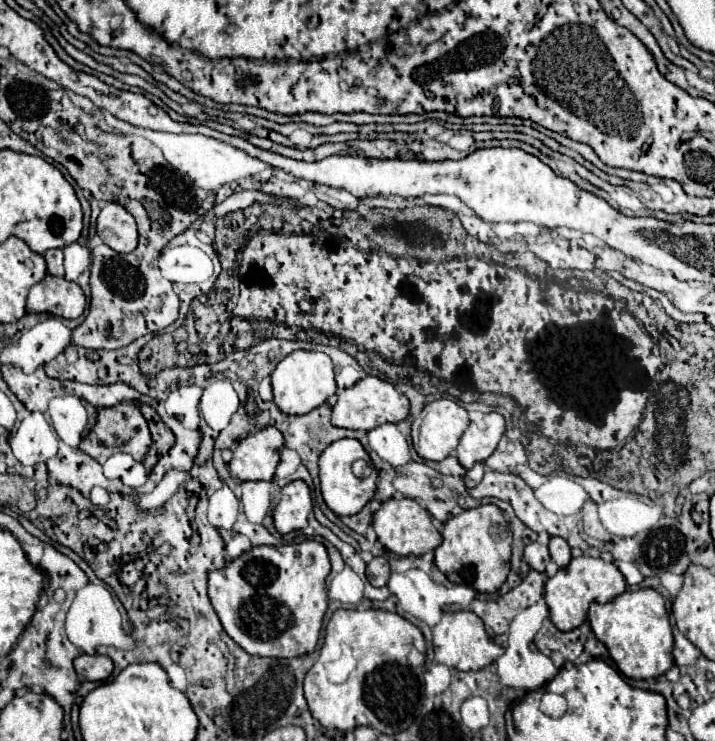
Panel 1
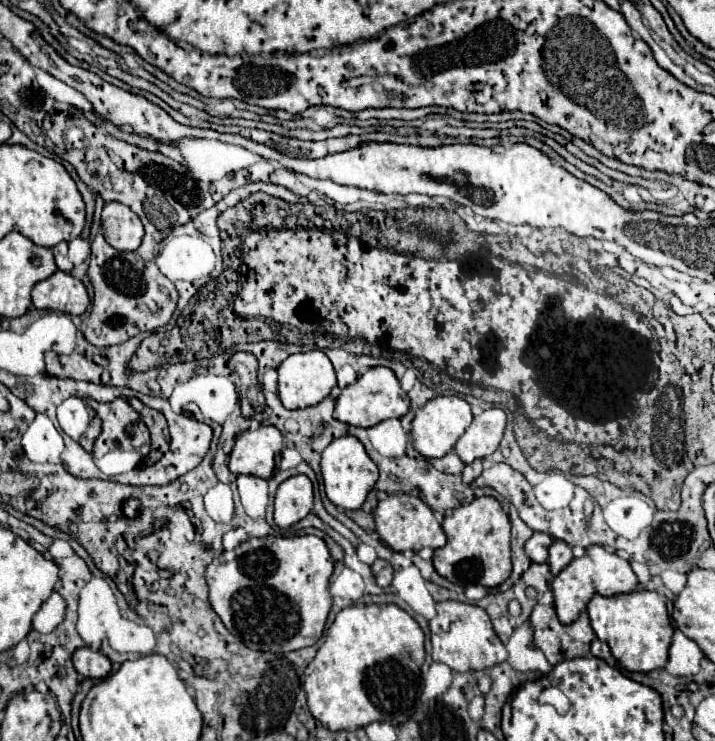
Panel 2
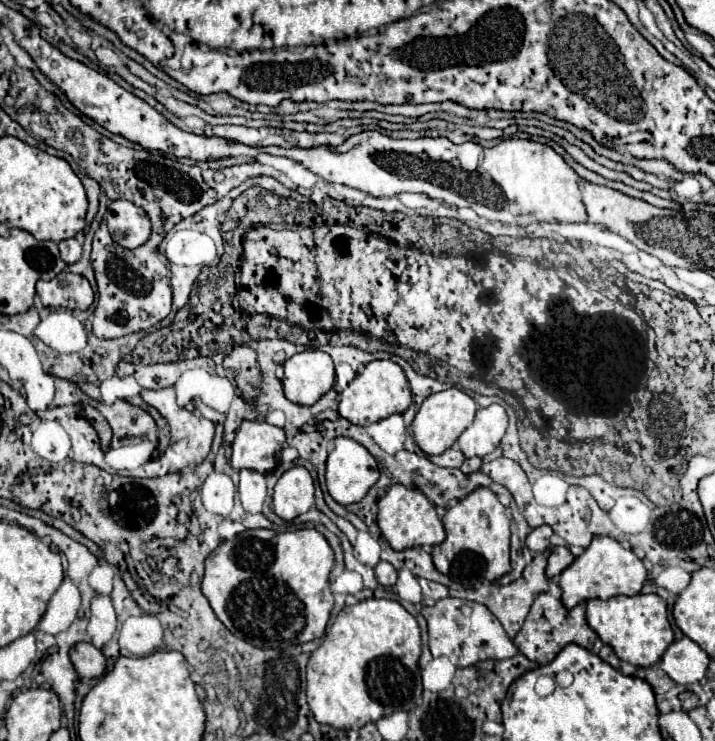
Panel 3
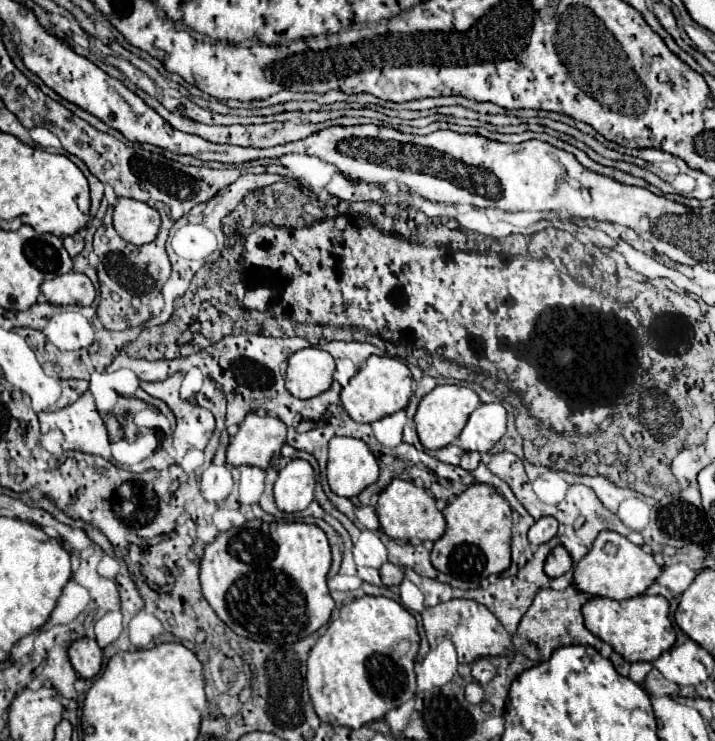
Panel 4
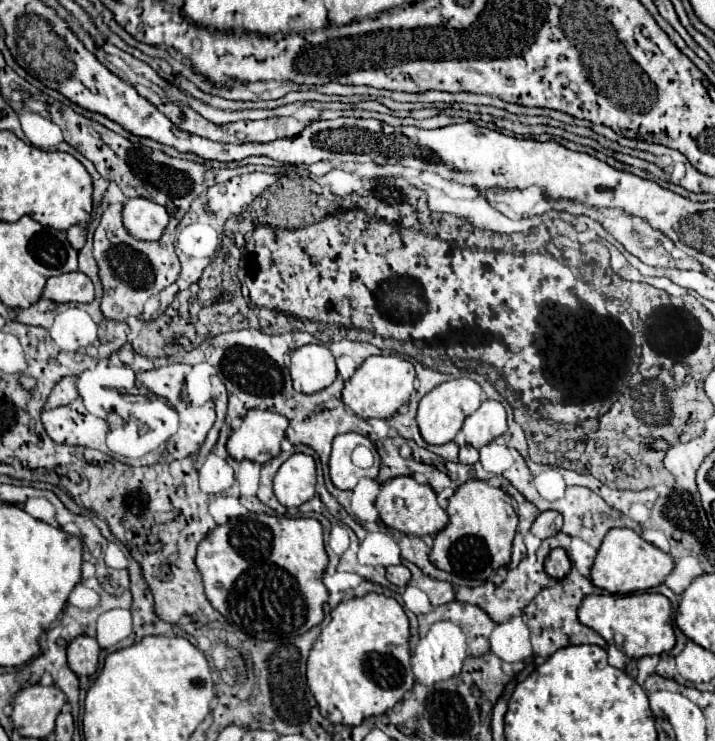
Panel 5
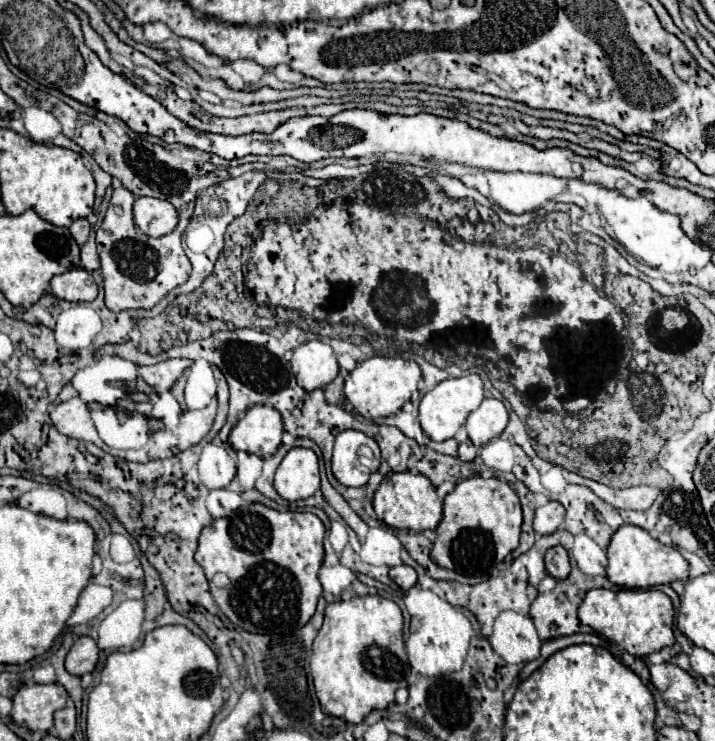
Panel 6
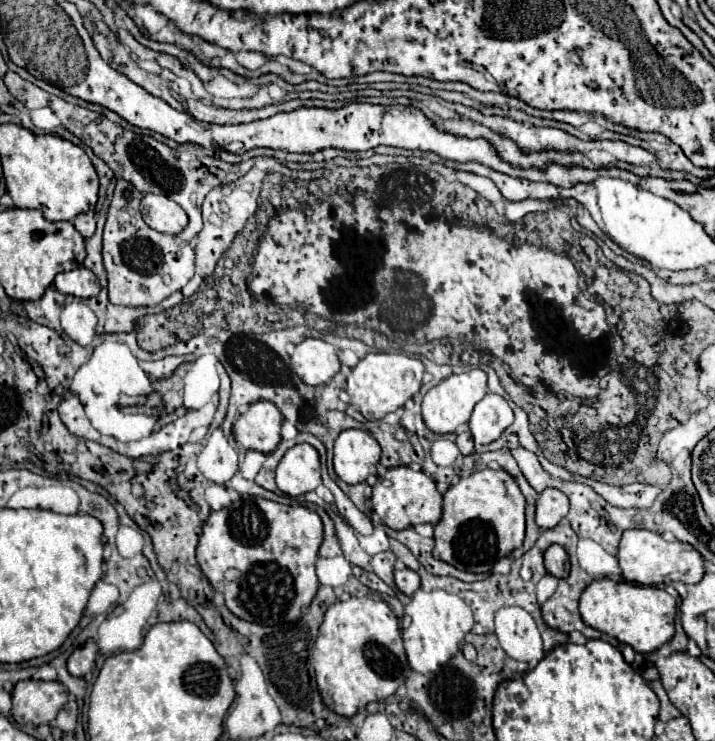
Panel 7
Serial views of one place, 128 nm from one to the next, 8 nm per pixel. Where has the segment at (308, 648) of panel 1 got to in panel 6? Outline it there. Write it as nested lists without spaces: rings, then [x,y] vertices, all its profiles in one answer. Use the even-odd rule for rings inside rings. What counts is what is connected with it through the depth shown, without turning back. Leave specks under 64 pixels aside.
[[[252,502],[236,510],[232,516],[218,518],[206,526],[198,540],[196,562],[204,568],[208,580],[216,572],[224,572],[230,578],[230,584],[218,588],[212,584],[212,596],[218,602],[220,610],[232,620],[232,624],[260,634],[286,634],[302,628],[314,614],[322,586],[318,582],[318,568],[324,558],[324,540],[326,528],[322,520],[312,512],[278,512],[264,504]]]

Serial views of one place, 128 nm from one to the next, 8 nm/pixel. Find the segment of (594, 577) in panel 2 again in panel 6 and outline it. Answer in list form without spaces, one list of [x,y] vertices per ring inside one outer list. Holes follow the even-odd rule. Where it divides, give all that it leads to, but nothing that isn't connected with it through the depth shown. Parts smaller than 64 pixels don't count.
[[[624,526],[612,536],[612,542],[608,546],[608,580],[612,584],[622,588],[652,588],[670,584],[674,580],[688,580],[688,576],[688,560],[674,546],[664,546],[646,530],[638,526]]]

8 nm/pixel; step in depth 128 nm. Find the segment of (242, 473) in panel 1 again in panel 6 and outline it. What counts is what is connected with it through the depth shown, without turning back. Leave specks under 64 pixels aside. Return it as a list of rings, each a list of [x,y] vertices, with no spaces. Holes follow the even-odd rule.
[[[252,406],[230,432],[230,446],[264,458],[278,450],[282,432],[282,414],[276,408]]]

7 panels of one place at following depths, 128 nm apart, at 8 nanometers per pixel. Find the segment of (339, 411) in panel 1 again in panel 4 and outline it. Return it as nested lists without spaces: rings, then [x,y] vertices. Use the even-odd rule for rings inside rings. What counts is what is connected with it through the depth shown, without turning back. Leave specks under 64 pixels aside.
[[[370,356],[360,366],[358,374],[350,378],[348,386],[344,386],[340,392],[344,410],[356,422],[374,422],[384,416],[390,416],[406,408],[410,396],[412,396],[412,374],[402,360],[390,356]]]

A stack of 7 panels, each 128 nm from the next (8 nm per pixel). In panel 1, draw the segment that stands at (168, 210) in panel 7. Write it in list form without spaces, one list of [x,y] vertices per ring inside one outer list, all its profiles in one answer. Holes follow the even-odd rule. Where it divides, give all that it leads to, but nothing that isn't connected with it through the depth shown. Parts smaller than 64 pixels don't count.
[[[110,202],[98,216],[98,236],[112,250],[126,254],[138,246],[138,228],[134,216],[120,204]]]

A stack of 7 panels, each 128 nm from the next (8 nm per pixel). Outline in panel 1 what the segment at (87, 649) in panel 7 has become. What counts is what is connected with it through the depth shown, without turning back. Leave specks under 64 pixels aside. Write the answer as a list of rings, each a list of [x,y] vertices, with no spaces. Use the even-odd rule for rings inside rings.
[[[80,654],[76,660],[74,660],[74,668],[78,672],[80,678],[84,680],[106,680],[110,674],[112,674],[112,660],[108,656],[88,656],[88,654]]]

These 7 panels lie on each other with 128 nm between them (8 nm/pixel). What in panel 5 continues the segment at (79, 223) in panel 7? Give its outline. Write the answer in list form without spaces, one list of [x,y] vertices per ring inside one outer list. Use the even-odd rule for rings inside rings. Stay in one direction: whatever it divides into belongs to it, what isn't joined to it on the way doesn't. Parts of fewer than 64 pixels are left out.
[[[74,224],[72,228],[68,228],[68,242],[72,244],[72,248],[80,250],[86,242],[86,228],[80,224]]]

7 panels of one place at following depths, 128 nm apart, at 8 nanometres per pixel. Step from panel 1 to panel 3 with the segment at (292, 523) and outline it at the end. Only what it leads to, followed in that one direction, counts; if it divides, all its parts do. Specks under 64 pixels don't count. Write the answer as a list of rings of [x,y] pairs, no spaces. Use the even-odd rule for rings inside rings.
[[[304,466],[286,470],[274,486],[274,512],[292,520],[314,506],[314,480]]]

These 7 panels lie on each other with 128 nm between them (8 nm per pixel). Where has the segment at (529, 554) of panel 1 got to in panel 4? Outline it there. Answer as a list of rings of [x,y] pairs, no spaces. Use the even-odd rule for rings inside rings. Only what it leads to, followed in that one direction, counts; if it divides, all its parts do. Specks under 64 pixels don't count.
[[[544,516],[532,524],[532,528],[528,530],[528,540],[532,544],[544,544],[550,538],[554,538],[556,532],[558,532],[558,520],[552,516]]]

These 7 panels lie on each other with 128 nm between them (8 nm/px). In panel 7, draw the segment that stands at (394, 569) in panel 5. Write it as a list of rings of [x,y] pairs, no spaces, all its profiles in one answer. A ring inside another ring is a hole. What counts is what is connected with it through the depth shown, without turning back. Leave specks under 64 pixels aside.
[[[410,568],[396,570],[394,572],[394,582],[396,582],[398,590],[404,592],[406,596],[412,596],[420,588],[420,576],[414,570],[410,570]]]

